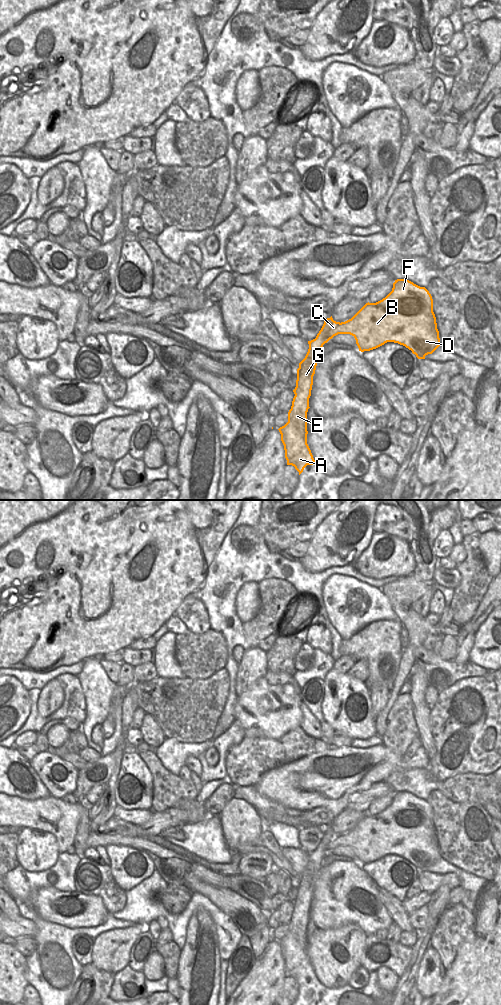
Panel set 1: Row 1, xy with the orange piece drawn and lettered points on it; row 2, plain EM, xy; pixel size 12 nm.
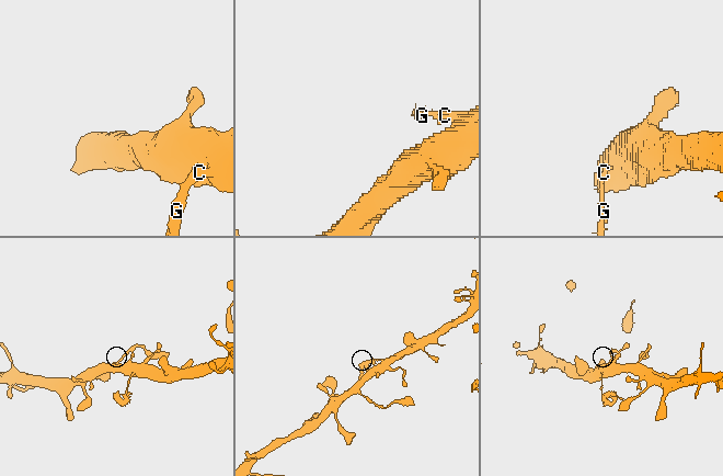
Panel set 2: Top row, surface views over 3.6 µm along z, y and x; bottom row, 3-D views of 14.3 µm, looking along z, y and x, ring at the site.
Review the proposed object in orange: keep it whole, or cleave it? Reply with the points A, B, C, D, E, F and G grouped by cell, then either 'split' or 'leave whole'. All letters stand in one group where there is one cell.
groups A E G / B C D F; split

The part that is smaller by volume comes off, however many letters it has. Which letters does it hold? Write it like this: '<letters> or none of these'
A, E, G

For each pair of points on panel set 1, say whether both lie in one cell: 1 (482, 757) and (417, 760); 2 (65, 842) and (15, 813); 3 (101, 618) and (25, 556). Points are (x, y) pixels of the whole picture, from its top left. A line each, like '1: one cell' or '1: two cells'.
1: two cells
2: one cell
3: one cell

